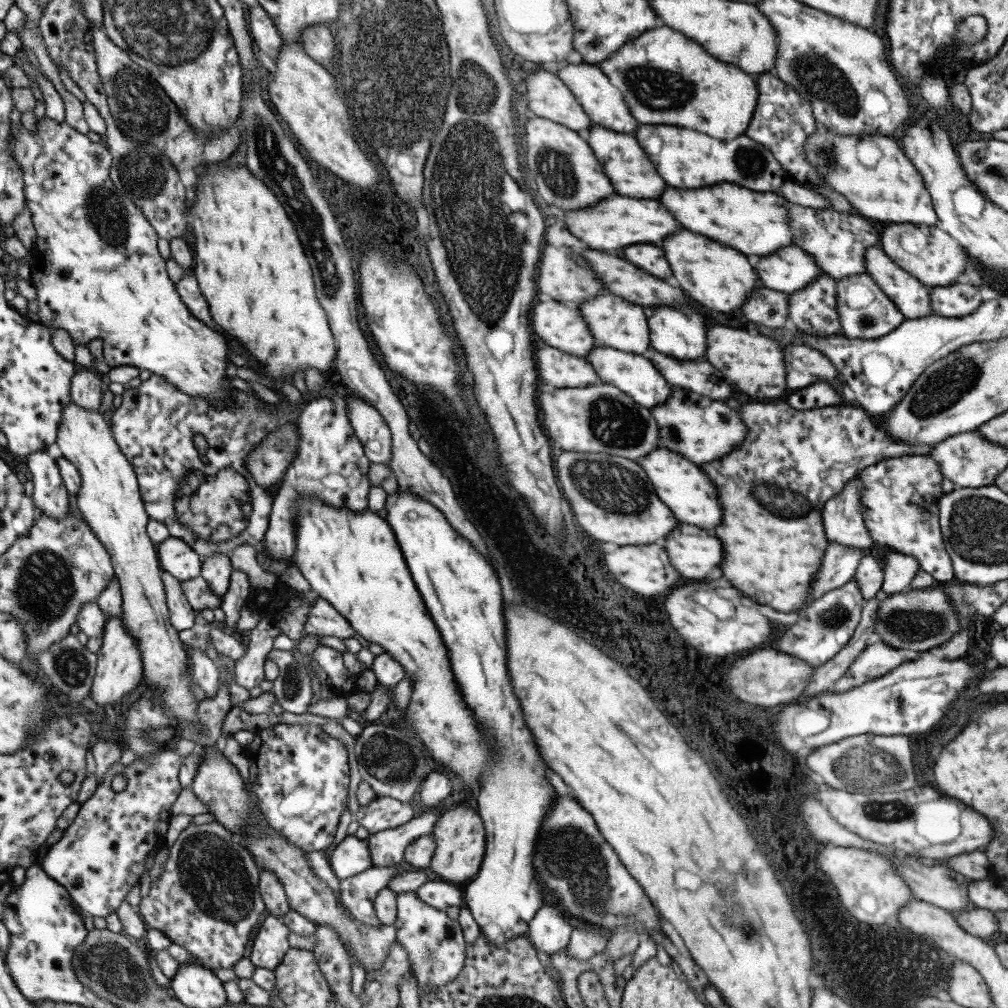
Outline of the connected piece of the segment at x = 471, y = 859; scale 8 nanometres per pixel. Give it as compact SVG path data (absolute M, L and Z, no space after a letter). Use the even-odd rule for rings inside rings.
M464 805L445 810L437 817L430 835L434 849L427 871L430 871L433 877L443 882L462 885L467 878L477 874L485 848L483 823L477 811Z

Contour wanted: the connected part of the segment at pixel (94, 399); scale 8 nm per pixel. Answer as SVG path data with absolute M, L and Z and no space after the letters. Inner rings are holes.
M78 367L71 380L70 400L85 411L99 413L101 397L101 376L92 369Z

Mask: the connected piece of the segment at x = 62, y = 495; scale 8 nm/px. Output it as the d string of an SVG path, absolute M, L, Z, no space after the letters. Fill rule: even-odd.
M40 450L25 456L25 460L32 474L31 498L36 502L38 510L57 520L74 511L72 497L63 486L55 461Z

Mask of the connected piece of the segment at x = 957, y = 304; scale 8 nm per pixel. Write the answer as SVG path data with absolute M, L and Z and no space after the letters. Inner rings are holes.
M971 284L930 287L930 314L958 319L971 314L985 300L984 291Z

